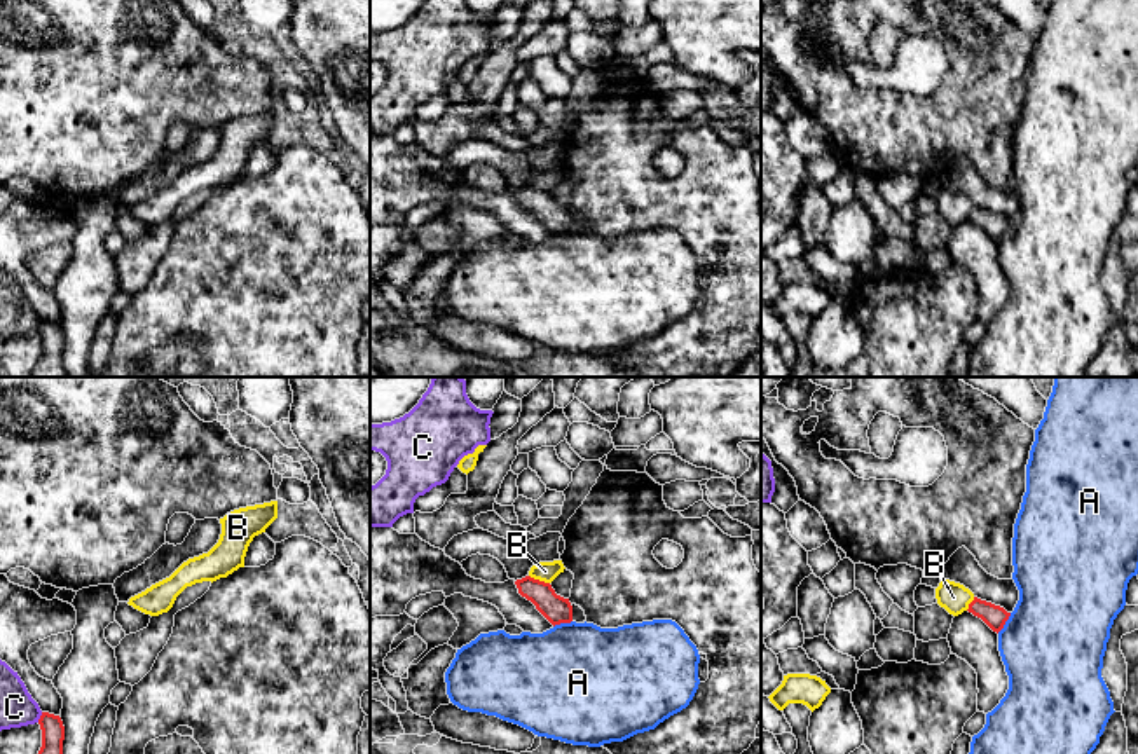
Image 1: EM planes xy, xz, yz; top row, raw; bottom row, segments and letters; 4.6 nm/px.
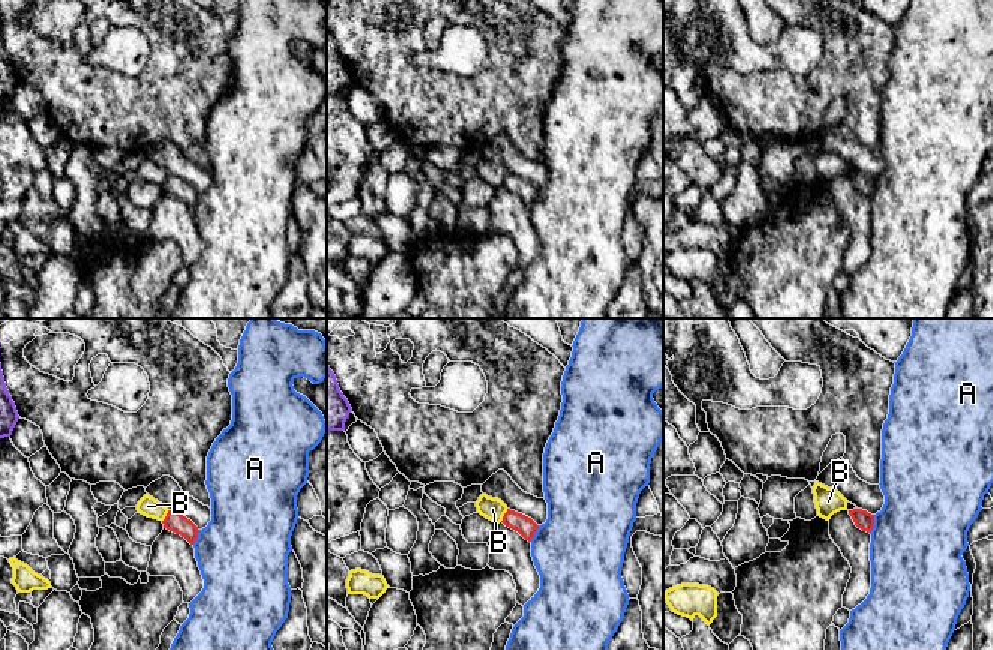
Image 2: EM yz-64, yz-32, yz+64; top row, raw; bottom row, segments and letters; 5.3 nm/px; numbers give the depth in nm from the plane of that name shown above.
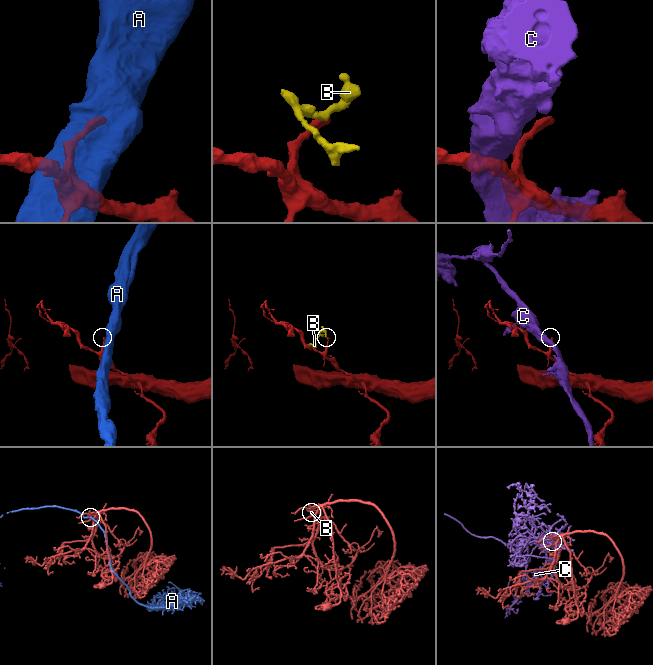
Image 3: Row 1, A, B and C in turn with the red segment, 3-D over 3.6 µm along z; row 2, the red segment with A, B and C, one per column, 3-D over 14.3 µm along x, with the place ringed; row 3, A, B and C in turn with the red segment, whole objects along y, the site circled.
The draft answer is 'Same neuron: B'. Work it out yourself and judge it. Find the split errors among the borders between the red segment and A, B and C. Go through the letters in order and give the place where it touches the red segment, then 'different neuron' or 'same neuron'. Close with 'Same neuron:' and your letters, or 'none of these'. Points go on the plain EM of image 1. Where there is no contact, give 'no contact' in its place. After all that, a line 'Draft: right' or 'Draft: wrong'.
A: yz (1004, 233) | different neuron
B: xz (538, 189) | different neuron
C: xy (41, 327) | different neuron
Same neuron: none of these
Draft: wrong

